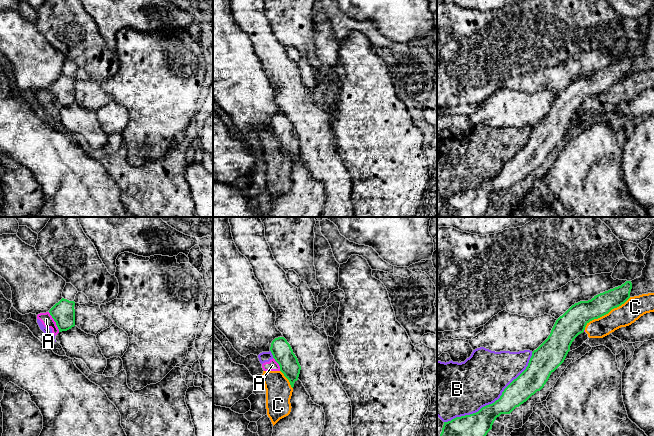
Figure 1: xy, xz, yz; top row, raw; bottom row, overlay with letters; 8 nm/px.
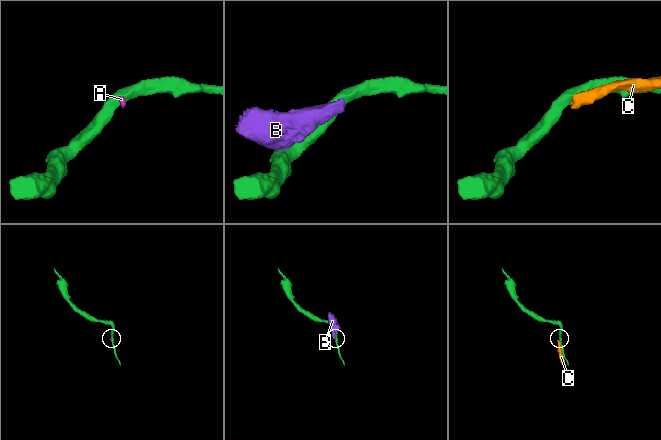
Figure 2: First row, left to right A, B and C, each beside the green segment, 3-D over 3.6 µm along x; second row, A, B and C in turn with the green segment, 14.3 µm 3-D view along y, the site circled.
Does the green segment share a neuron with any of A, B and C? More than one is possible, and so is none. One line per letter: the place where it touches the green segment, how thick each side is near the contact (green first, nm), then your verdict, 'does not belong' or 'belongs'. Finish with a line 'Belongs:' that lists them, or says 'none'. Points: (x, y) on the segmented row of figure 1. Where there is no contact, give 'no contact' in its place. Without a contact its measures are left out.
A: contact xy (55, 321); calibres 190 and 90 nm; does not belong
B: contact yz (495, 401); calibres 190 and 400 nm; does not belong
C: contact yz (606, 313); calibres 190 and 170 nm; does not belong
Belongs: none

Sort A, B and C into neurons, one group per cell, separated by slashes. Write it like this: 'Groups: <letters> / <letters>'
Groups: A B C

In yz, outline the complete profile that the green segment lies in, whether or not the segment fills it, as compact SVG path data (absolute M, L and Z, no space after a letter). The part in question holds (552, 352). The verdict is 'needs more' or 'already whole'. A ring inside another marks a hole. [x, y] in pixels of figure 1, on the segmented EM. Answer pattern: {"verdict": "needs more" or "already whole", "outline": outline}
{"verdict": "already whole", "outline": "M626 281L621 286L615 287L594 296L591 300L580 301L572 305L560 316L548 338L532 352L526 369L514 379L502 392L502 395L494 403L482 407L478 412L456 417L444 422L440 436L486 436L492 429L492 425L501 414L510 414L516 407L526 402L537 391L540 391L554 372L565 360L574 339L584 332L586 325L608 314L612 309L624 304L630 298L632 289L631 281Z"}

